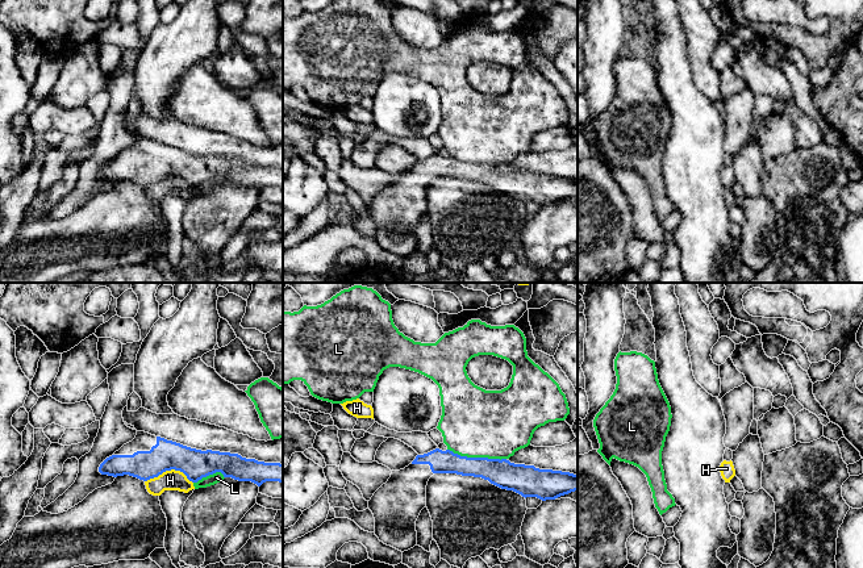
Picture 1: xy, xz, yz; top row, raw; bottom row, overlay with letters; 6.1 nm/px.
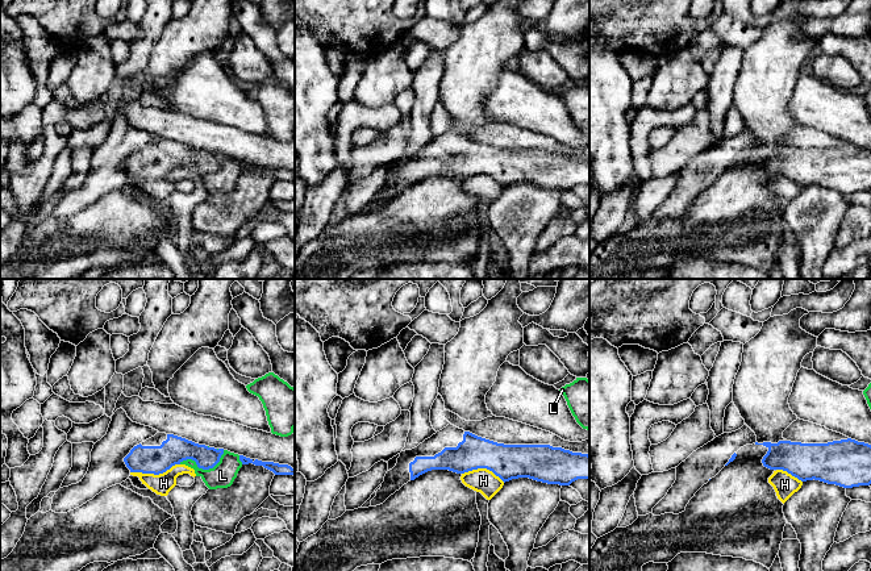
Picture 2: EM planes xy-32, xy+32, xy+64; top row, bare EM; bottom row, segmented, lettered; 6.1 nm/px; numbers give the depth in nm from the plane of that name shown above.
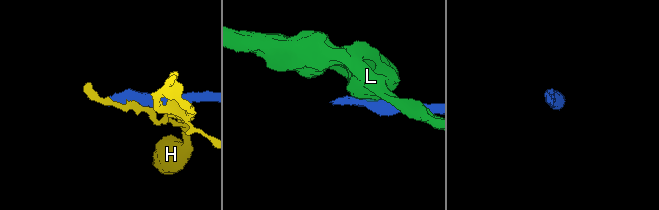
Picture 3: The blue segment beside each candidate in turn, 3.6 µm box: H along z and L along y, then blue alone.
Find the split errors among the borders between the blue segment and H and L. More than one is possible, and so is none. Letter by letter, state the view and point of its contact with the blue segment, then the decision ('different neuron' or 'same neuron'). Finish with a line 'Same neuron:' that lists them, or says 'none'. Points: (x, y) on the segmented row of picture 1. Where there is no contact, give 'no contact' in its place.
H: meets blue in xy at (169, 470); different neuron
L: meets blue in xz at (476, 458); different neuron
Same neuron: none

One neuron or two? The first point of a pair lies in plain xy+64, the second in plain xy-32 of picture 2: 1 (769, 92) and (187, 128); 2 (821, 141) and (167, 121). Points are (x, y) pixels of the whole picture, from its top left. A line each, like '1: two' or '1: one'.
1: two
2: one

